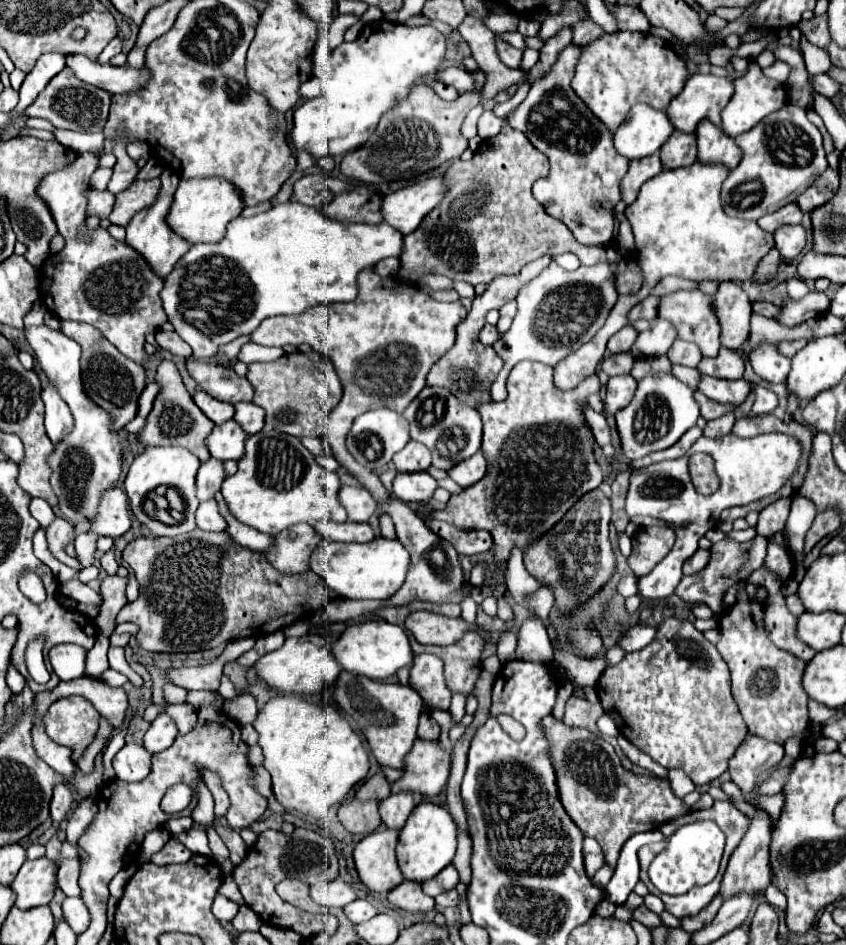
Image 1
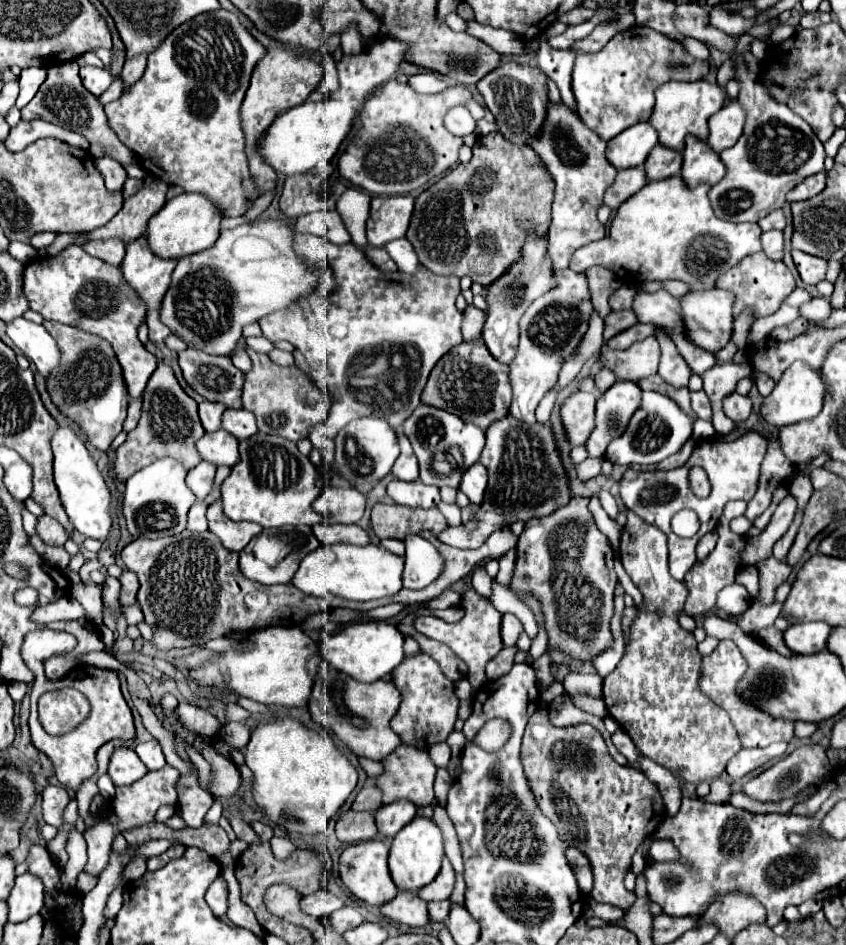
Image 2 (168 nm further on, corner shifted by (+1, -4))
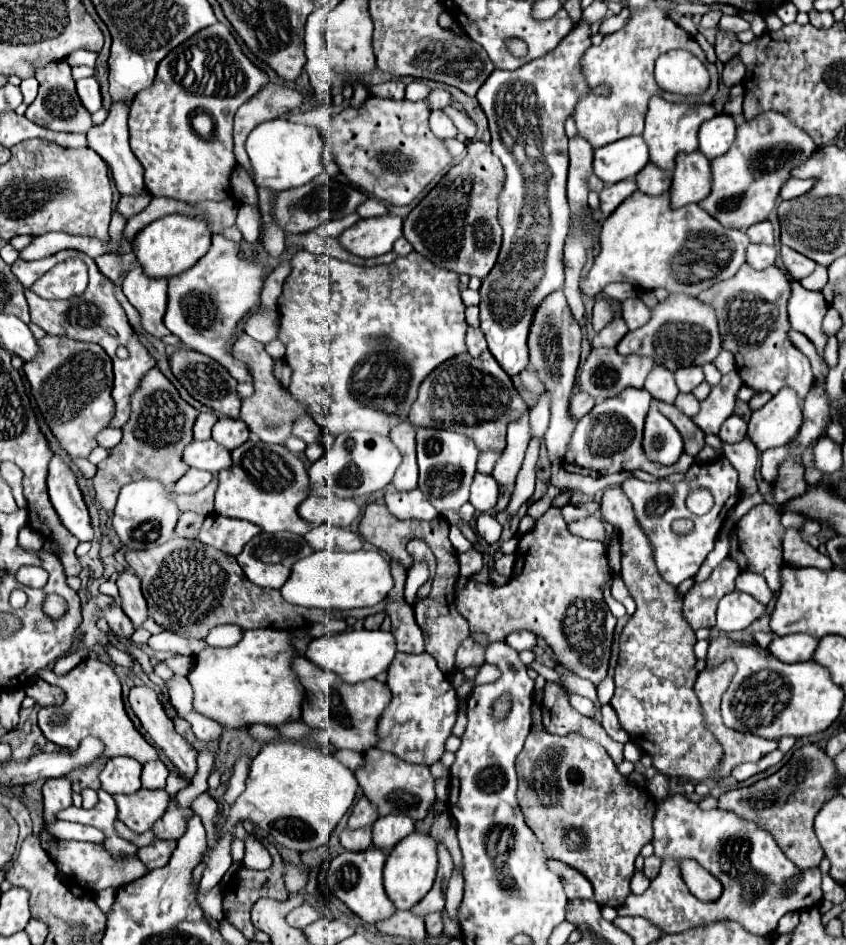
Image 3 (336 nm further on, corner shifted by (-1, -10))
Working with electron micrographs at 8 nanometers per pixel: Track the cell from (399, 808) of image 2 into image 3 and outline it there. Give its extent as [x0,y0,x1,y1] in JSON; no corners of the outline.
[373,815,415,849]

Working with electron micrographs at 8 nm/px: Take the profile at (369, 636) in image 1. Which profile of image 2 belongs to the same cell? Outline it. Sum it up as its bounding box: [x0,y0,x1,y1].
[319,621,405,683]

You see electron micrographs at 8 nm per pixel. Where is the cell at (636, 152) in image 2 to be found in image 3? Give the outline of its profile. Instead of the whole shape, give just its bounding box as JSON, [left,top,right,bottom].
[593,135,649,183]

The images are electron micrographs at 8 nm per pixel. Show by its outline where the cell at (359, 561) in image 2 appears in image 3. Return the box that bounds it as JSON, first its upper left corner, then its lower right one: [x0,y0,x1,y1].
[281,551,393,609]

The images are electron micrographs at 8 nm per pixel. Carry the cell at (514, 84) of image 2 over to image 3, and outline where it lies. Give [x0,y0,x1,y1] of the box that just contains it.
[477,21,591,377]

